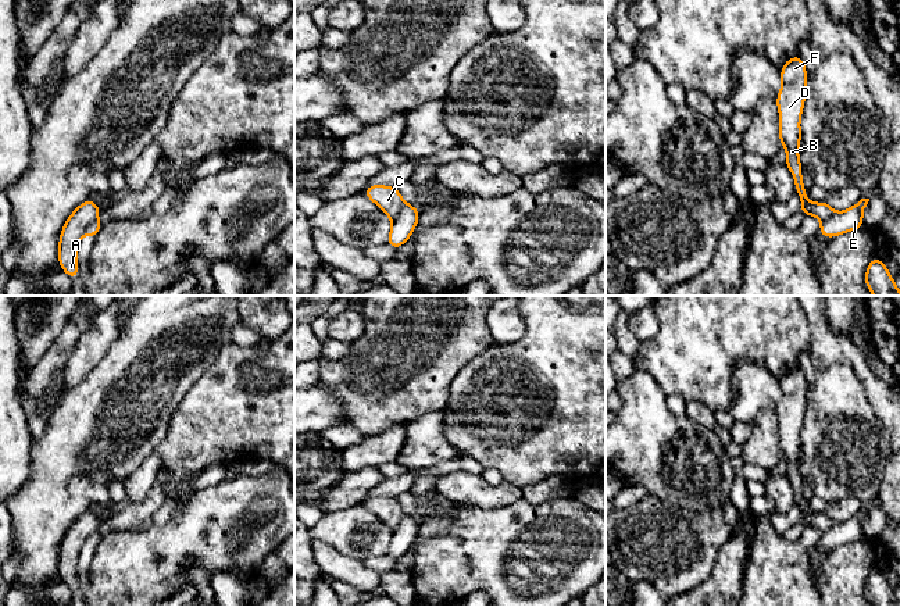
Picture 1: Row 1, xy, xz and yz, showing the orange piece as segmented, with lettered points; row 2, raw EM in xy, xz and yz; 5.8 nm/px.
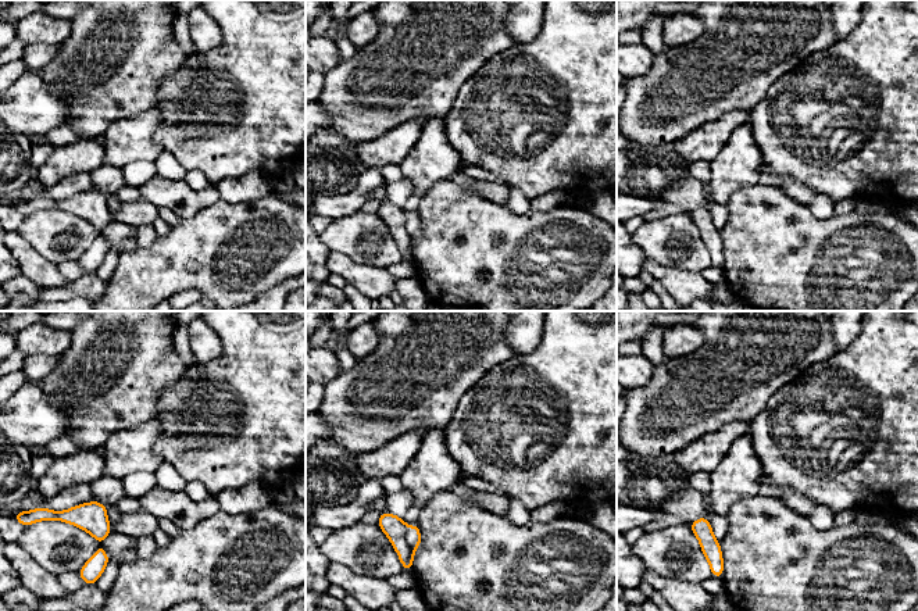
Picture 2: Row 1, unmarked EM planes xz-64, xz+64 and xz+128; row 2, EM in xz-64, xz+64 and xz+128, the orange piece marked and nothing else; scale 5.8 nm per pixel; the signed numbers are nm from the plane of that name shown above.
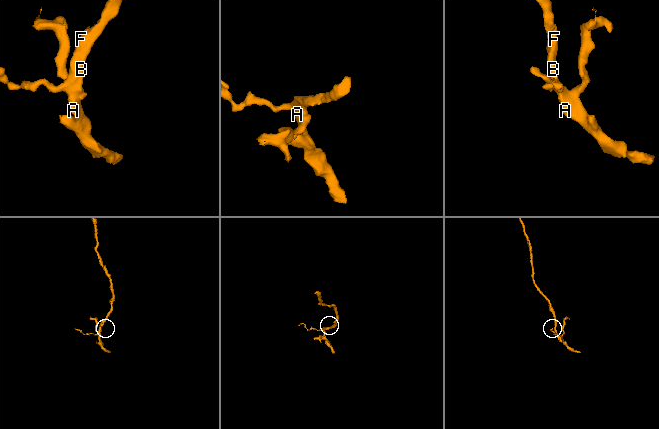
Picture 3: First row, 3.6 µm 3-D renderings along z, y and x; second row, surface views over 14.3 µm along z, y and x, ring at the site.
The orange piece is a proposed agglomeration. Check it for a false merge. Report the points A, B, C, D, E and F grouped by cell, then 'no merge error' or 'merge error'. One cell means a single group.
A B C D F / E | merge error

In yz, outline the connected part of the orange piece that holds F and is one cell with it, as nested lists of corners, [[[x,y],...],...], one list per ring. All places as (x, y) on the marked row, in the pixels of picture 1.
[[[796,54],[783,64],[781,76],[782,88],[775,101],[779,108],[779,140],[788,150],[785,164],[793,175],[794,190],[800,196],[800,211],[804,215],[814,215],[824,222],[831,219],[836,213],[826,201],[811,203],[807,200],[808,190],[803,185],[801,161],[799,158],[801,140],[800,118],[807,94],[807,69],[800,54]]]

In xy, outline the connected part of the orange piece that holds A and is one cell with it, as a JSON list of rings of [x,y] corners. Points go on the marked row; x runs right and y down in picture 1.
[[[85,200],[68,217],[60,235],[58,261],[61,269],[74,279],[78,278],[78,246],[85,229],[97,219],[100,207],[92,200]]]

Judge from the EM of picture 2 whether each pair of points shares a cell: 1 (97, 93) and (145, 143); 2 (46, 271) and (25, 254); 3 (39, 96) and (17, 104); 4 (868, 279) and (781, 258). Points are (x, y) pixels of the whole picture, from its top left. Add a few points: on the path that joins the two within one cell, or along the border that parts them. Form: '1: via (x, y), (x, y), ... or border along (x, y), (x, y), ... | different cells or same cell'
1: border along (153, 110), (114, 120), (102, 136) | different cells
2: via (40, 270), (31, 260) | same cell
3: via (34, 102), (22, 104) | same cell
4: via (846, 279), (815, 279), (803, 271) | same cell

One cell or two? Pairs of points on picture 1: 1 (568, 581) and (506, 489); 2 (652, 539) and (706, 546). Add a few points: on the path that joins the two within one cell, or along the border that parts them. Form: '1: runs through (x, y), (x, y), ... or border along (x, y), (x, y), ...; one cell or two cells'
1: border along (521, 497), (510, 504), (484, 509); two cells
2: runs through (665, 543), (692, 543); one cell

